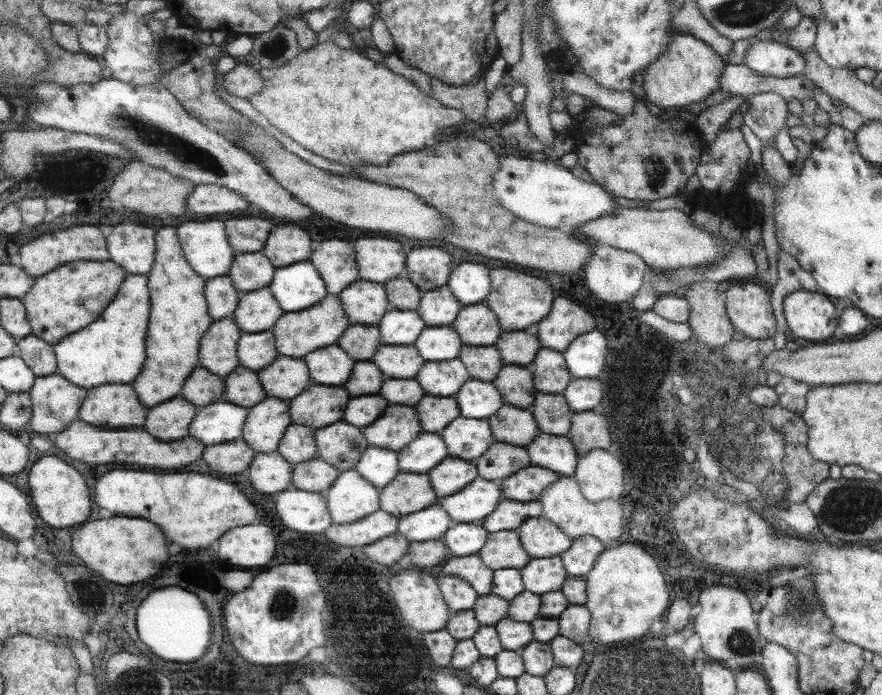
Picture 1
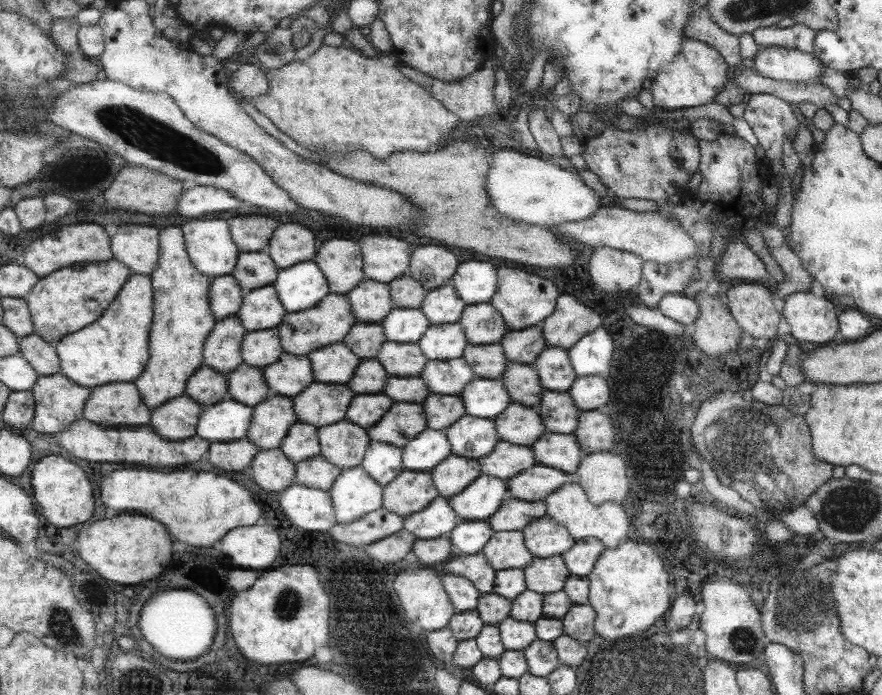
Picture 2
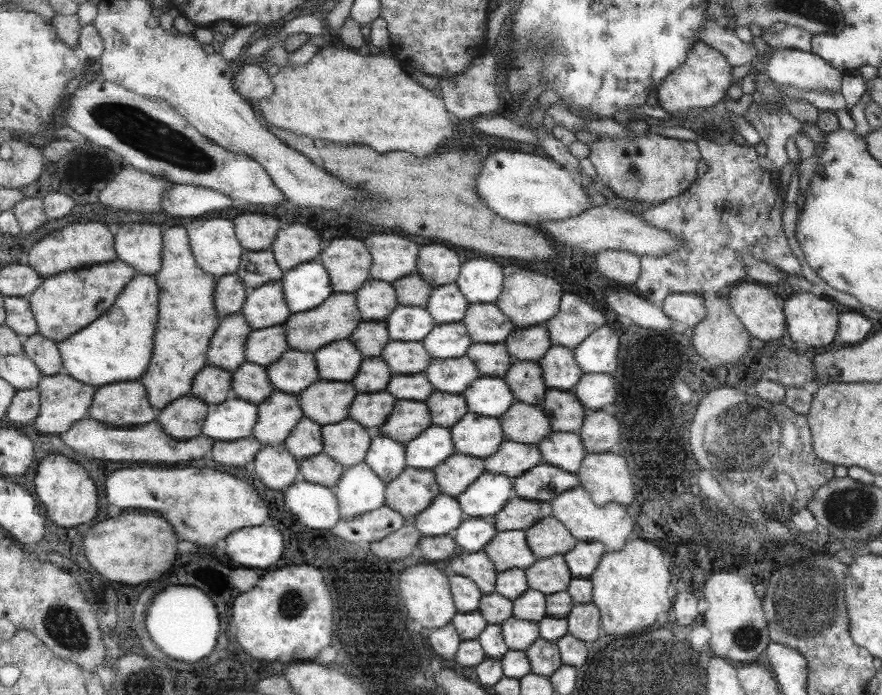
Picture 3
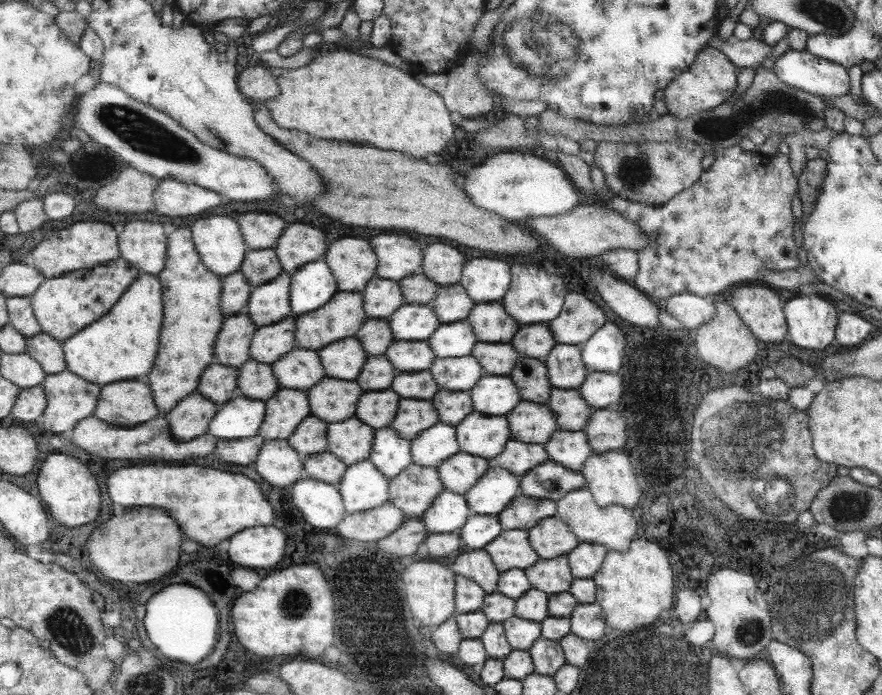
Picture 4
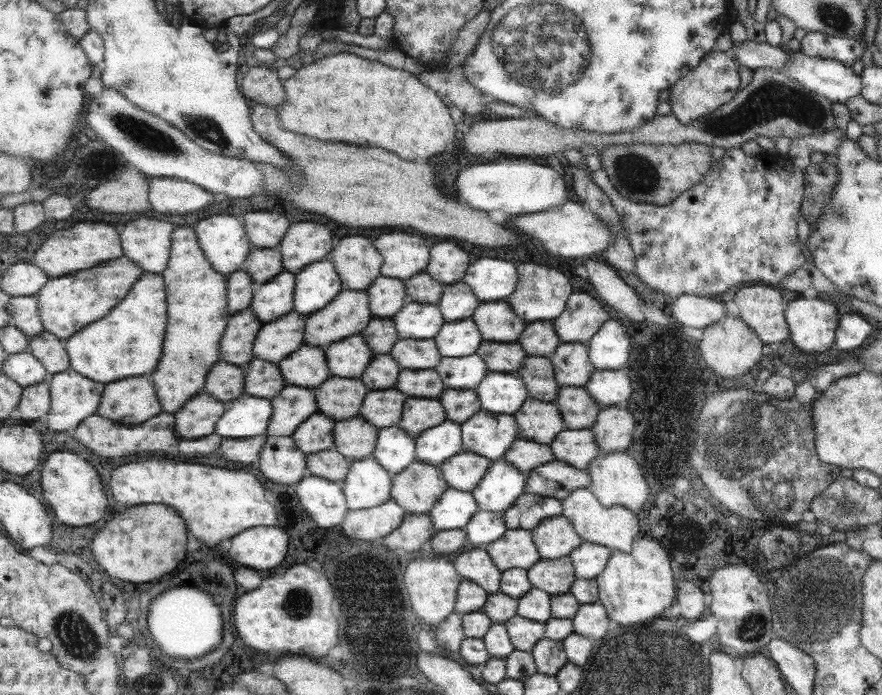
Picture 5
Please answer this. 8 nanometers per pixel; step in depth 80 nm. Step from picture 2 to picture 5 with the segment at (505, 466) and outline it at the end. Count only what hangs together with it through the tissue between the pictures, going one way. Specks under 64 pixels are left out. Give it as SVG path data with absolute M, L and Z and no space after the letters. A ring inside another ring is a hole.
M518 438L504 454L509 466L528 474L533 468L542 466L554 459L554 454L548 444L537 444Z

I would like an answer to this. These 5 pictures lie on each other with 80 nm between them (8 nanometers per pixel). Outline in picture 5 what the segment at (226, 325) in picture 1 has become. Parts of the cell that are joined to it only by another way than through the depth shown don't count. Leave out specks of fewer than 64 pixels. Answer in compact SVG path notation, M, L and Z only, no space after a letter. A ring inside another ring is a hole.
M252 308L231 316L222 340L222 360L242 368L255 360L254 346L264 325Z

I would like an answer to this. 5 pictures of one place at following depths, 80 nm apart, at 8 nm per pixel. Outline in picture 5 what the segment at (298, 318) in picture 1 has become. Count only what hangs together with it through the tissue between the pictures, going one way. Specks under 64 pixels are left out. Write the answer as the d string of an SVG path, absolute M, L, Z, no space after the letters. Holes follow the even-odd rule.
M344 289L329 306L308 317L305 345L327 348L368 328L374 317L368 291Z

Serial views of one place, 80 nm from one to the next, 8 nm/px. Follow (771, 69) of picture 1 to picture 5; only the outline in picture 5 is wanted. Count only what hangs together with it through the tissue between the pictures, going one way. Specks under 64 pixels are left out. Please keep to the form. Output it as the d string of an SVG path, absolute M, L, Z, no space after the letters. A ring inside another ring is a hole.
M798 51L790 52L791 57L780 71L790 79L801 83L804 87L828 98L832 103L844 103L860 94L862 87L860 76L857 76L850 67L844 66L830 59L807 57Z

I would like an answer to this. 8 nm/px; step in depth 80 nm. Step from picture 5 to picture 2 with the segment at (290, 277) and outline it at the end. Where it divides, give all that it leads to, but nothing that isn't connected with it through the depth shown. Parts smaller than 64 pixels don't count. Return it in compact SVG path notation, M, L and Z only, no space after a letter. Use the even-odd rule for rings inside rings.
M269 285L255 290L248 290L244 295L242 309L238 312L238 317L242 320L248 331L260 331L272 329L283 324L288 315L288 309L285 308L281 300L277 287Z

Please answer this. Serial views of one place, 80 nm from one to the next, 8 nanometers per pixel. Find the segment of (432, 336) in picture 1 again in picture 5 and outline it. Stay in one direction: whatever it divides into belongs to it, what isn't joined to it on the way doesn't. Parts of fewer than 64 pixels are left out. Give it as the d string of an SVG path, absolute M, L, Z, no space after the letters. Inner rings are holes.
M469 318L455 322L444 321L433 340L442 356L461 358L475 354L483 338L476 323Z

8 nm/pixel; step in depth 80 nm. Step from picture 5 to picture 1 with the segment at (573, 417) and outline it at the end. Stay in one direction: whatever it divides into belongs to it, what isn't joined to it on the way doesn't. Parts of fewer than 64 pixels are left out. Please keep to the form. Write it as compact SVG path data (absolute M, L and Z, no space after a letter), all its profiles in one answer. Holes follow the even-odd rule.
M538 392L529 410L539 426L540 433L567 436L570 432L573 412L562 393Z

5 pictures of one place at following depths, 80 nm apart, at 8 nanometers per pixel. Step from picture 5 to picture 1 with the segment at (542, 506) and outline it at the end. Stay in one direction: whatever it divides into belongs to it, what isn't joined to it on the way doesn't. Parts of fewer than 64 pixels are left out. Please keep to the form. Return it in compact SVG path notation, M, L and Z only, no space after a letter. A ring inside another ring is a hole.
M501 499L496 509L481 524L489 533L502 530L515 531L528 518L542 516L541 504L533 502L515 502L513 500Z

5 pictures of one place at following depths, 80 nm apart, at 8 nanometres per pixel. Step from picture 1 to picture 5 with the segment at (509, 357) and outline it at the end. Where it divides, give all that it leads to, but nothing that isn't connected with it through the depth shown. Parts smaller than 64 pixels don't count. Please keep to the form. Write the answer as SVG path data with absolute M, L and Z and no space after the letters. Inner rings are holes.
M533 321L527 323L517 343L526 352L527 357L540 356L551 359L560 340L555 334L552 321Z

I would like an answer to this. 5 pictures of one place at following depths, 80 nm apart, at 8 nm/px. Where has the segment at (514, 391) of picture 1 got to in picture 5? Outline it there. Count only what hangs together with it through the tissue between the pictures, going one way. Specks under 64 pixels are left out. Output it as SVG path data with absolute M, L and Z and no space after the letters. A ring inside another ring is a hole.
M526 356L515 374L524 382L529 399L553 403L558 397L559 384L550 359Z

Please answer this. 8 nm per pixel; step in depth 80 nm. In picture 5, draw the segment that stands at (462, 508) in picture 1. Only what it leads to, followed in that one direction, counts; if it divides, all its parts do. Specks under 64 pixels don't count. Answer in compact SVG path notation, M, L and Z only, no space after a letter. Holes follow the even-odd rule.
M497 459L470 494L478 508L504 512L525 494L525 480L525 473L509 466L505 459Z

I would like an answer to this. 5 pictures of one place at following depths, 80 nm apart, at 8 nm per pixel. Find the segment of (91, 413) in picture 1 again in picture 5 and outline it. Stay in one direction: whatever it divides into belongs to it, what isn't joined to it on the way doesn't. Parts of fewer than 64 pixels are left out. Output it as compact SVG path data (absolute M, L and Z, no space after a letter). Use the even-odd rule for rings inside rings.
M125 378L107 386L99 414L113 418L115 422L127 425L140 425L163 412L157 398L155 384L147 378Z

